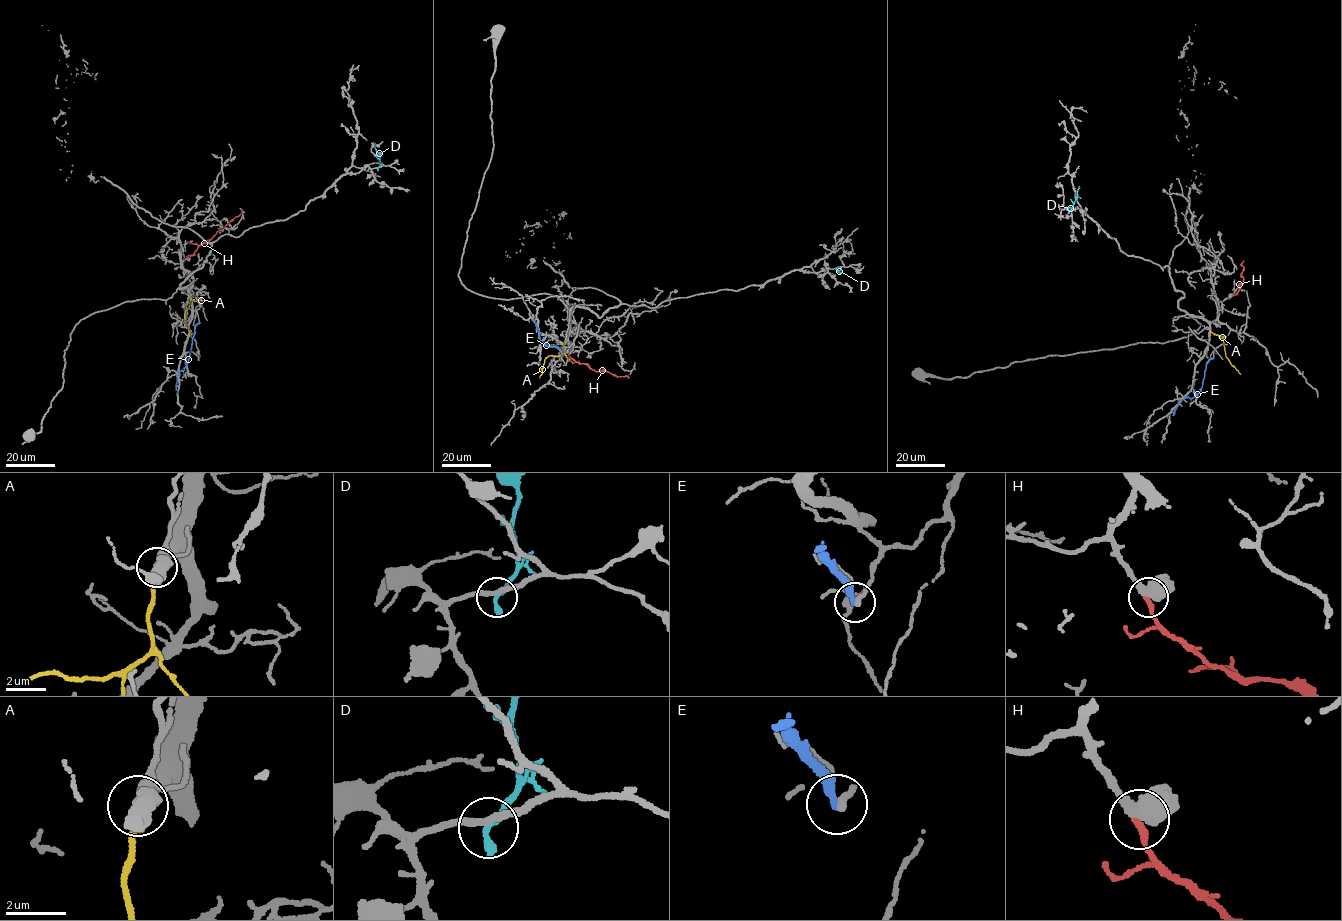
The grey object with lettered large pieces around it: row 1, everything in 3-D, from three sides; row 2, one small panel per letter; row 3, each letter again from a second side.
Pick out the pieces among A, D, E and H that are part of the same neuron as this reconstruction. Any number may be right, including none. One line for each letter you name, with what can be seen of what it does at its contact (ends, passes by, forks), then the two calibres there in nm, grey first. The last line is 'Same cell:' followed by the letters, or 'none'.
H: It ends there. Thickness 500 nm (grey) against 240 nm
Same cell: H

